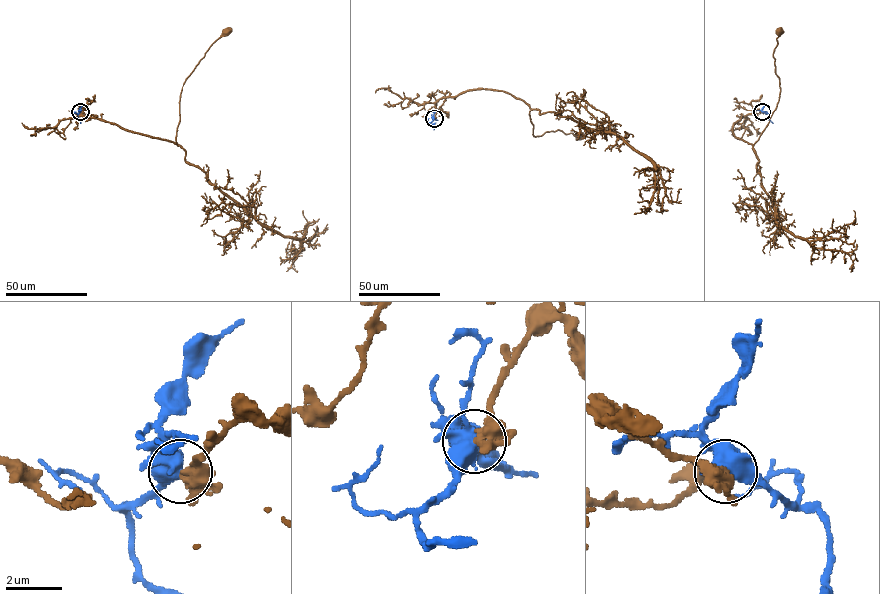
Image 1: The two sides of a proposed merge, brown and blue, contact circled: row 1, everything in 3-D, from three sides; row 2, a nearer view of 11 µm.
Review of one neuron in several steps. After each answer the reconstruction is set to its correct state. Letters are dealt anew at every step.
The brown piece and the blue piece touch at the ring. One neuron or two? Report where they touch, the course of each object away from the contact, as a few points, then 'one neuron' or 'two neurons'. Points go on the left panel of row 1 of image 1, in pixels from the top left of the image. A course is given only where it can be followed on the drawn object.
place (80, 111); course brown (80, 111), (84, 109), (82, 114), (85, 116), (100, 118), (177, 144), (181, 90), (209, 47), (226, 31); course blue (80, 111), (77, 114), (80, 123); two neurons

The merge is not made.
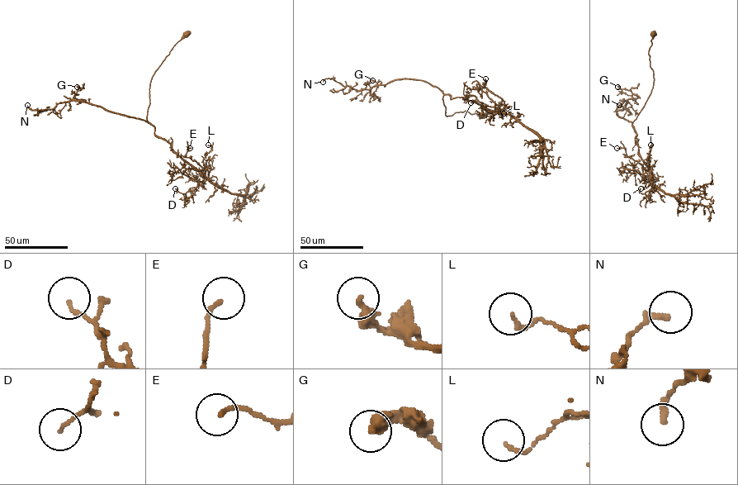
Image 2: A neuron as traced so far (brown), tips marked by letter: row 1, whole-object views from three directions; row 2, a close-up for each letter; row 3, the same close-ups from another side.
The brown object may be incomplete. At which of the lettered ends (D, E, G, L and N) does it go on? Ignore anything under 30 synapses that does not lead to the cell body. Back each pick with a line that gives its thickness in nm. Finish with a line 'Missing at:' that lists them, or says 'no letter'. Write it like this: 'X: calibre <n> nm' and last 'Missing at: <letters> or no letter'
Missing at: no letter

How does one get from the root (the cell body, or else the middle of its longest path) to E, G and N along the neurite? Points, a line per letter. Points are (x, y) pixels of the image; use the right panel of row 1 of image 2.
E: (652, 34), (648, 54), (653, 87), (632, 123), (638, 154), (650, 176), (623, 148), (617, 148)
G: (652, 34), (648, 54), (653, 87), (632, 122), (617, 113), (617, 107), (632, 93), (617, 87)
N: (652, 34), (650, 93), (632, 122), (617, 113), (627, 101), (617, 111), (619, 105)

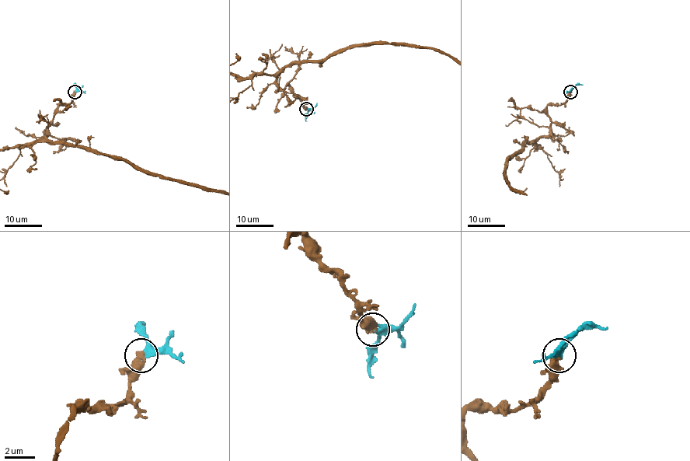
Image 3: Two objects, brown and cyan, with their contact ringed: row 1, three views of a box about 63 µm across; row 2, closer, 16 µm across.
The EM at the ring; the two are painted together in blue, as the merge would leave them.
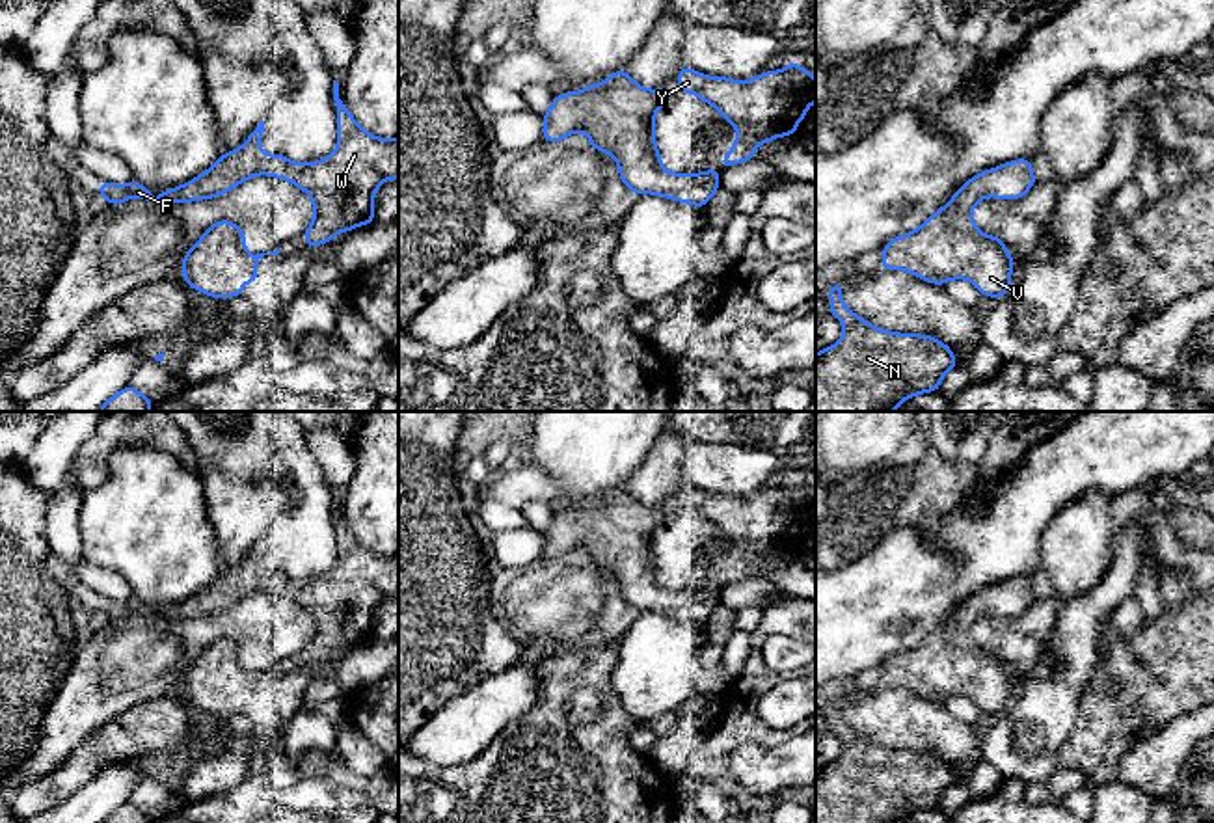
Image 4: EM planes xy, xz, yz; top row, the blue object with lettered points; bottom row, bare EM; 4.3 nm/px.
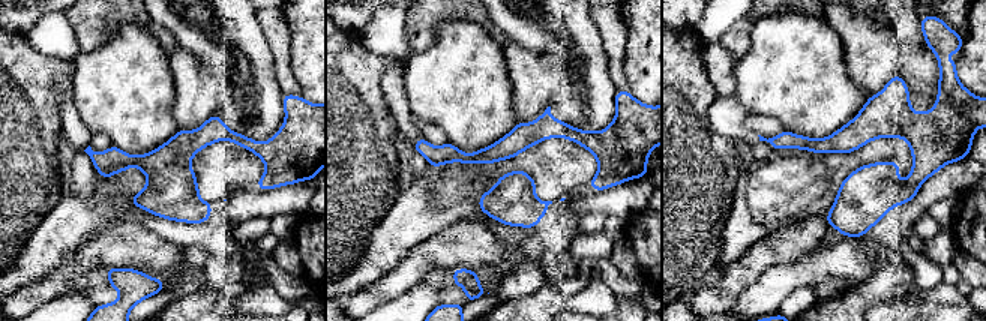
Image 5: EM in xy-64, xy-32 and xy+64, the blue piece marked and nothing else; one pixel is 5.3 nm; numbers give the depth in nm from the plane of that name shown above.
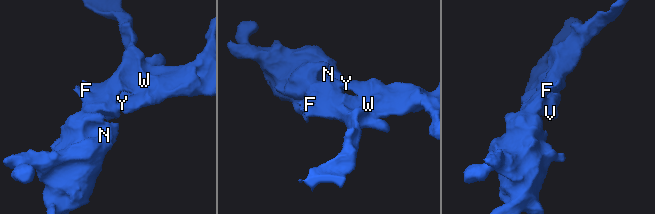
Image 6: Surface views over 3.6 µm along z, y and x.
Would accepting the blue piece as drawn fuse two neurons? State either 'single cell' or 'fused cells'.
single cell

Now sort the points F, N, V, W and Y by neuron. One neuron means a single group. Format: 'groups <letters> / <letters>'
groups F N V W Y

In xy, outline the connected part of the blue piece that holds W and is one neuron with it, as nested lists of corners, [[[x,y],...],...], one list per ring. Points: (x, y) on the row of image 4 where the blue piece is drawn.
[[[335,80],[333,101],[337,147],[322,160],[296,164],[281,153],[264,153],[261,149],[264,121],[261,121],[233,153],[223,153],[207,171],[156,197],[134,179],[128,184],[104,181],[95,194],[106,197],[110,207],[132,197],[145,203],[153,199],[190,203],[227,194],[251,177],[270,175],[296,184],[311,197],[313,222],[304,233],[304,246],[322,246],[343,231],[372,223],[374,194],[384,181],[398,179],[398,138],[384,140],[369,134],[339,99]]]

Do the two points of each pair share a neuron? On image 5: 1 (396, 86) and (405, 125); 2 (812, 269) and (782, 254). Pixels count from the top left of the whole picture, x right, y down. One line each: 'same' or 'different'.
1: same
2: different

